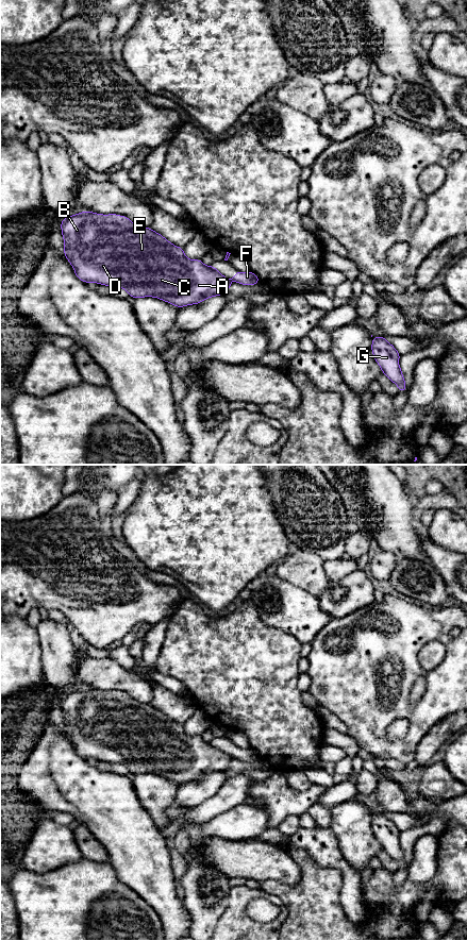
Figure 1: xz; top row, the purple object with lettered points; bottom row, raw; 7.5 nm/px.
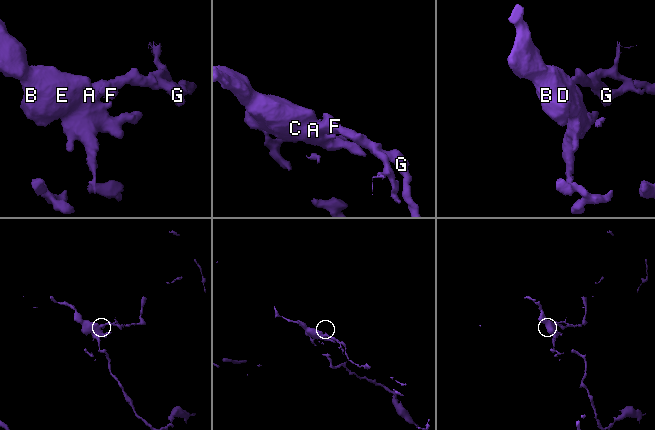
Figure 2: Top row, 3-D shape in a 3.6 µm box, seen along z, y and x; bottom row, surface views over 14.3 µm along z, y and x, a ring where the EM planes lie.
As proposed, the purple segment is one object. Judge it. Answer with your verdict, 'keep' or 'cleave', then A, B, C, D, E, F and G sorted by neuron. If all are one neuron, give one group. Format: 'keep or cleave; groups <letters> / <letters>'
cleave; groups A B C D E G / F

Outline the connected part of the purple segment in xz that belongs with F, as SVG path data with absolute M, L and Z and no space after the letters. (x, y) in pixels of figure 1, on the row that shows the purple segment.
M236 270L236 273L232 278L232 281L248 286L255 285L261 282L254 272L240 272L238 270Z

